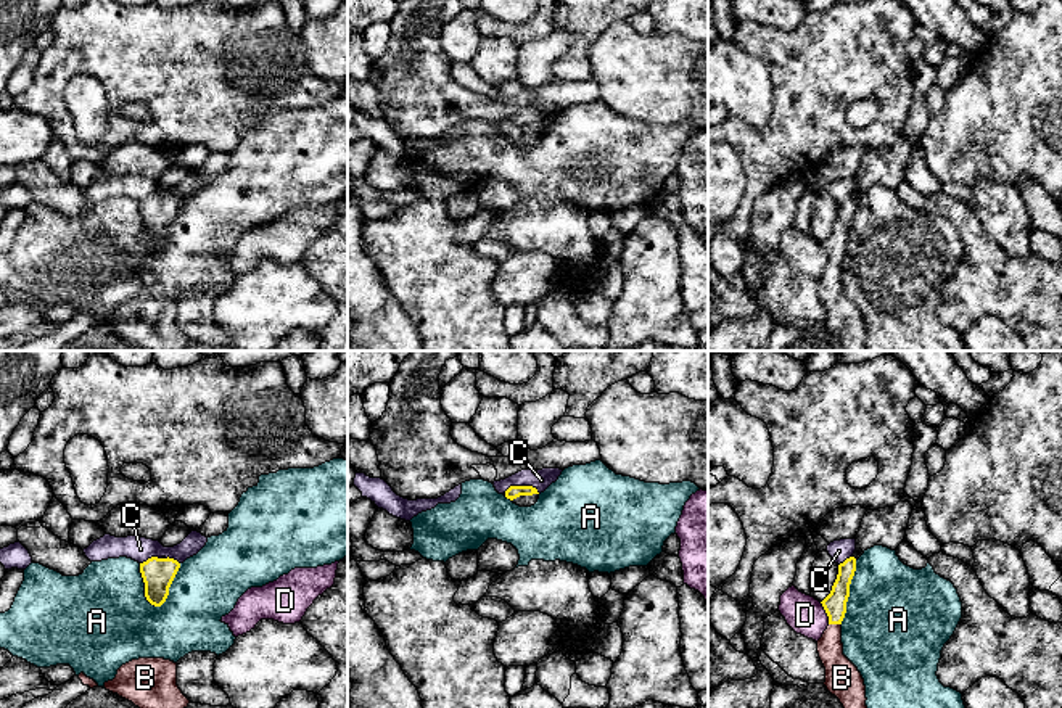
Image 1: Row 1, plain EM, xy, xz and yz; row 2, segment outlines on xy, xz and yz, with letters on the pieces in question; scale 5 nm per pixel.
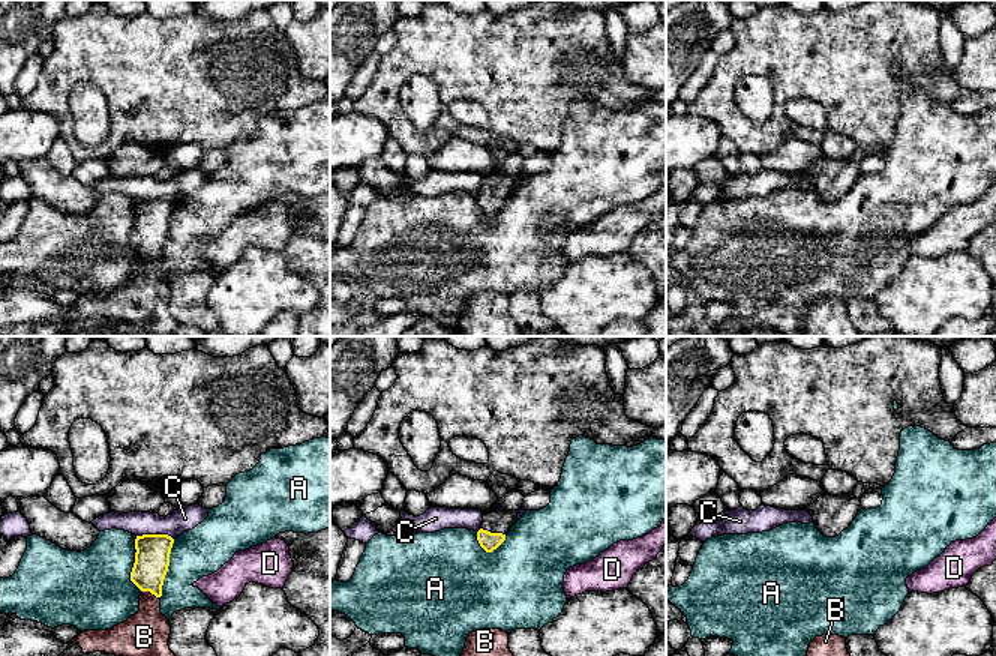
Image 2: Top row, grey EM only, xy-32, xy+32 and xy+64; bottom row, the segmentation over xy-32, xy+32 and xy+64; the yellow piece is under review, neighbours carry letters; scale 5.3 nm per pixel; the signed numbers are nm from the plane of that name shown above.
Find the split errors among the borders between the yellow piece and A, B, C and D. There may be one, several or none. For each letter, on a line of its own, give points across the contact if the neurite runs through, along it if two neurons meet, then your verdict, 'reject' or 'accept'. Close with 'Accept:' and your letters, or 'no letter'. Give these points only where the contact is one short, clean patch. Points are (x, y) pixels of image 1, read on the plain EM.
A: reject
B: runs through yz (834, 243), (835, 263), (834, 301), (840, 312); accept
C: border along xz (504, 131), (510, 126), (533, 126), (539, 132); reject
D: border along yz (819, 242), (829, 263); reject
Accept: B

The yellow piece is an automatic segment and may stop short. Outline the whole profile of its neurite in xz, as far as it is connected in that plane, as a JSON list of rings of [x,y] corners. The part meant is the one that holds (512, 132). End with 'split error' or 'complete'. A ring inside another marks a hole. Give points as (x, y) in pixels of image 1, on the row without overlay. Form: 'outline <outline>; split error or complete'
outline [[[510,126],[505,137],[520,146],[531,146],[537,142],[539,132],[533,126]]]; split error

